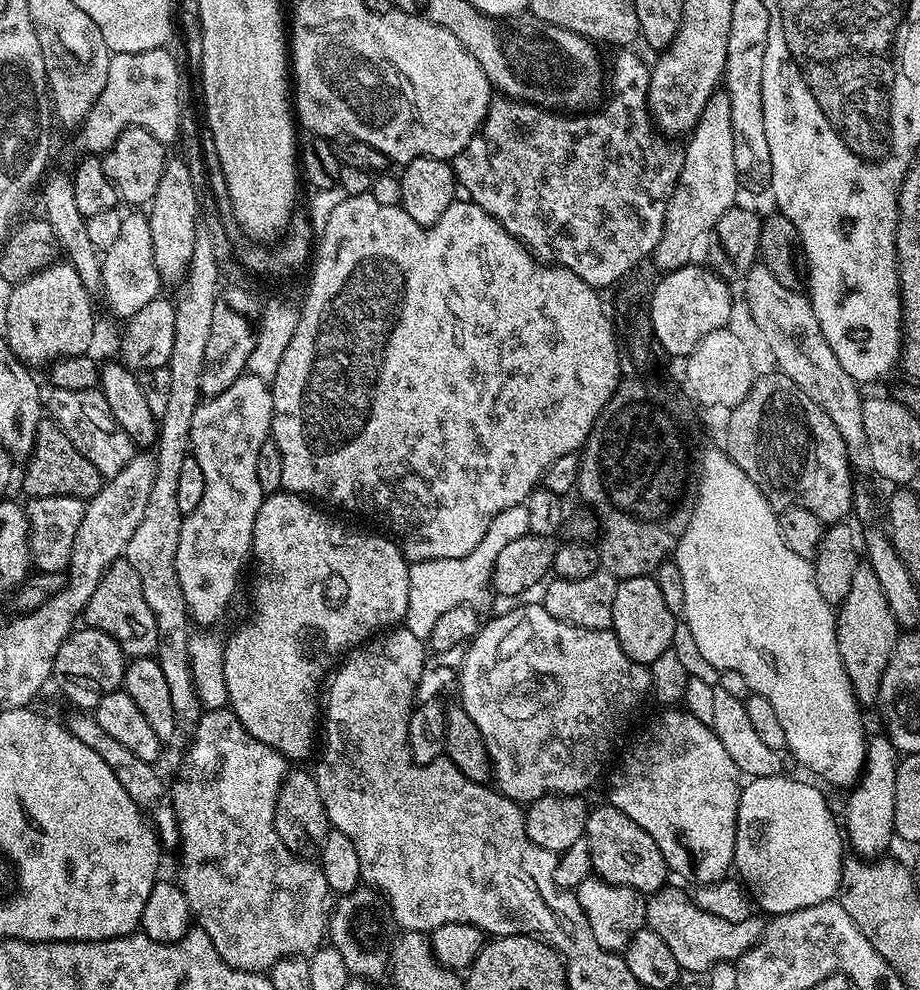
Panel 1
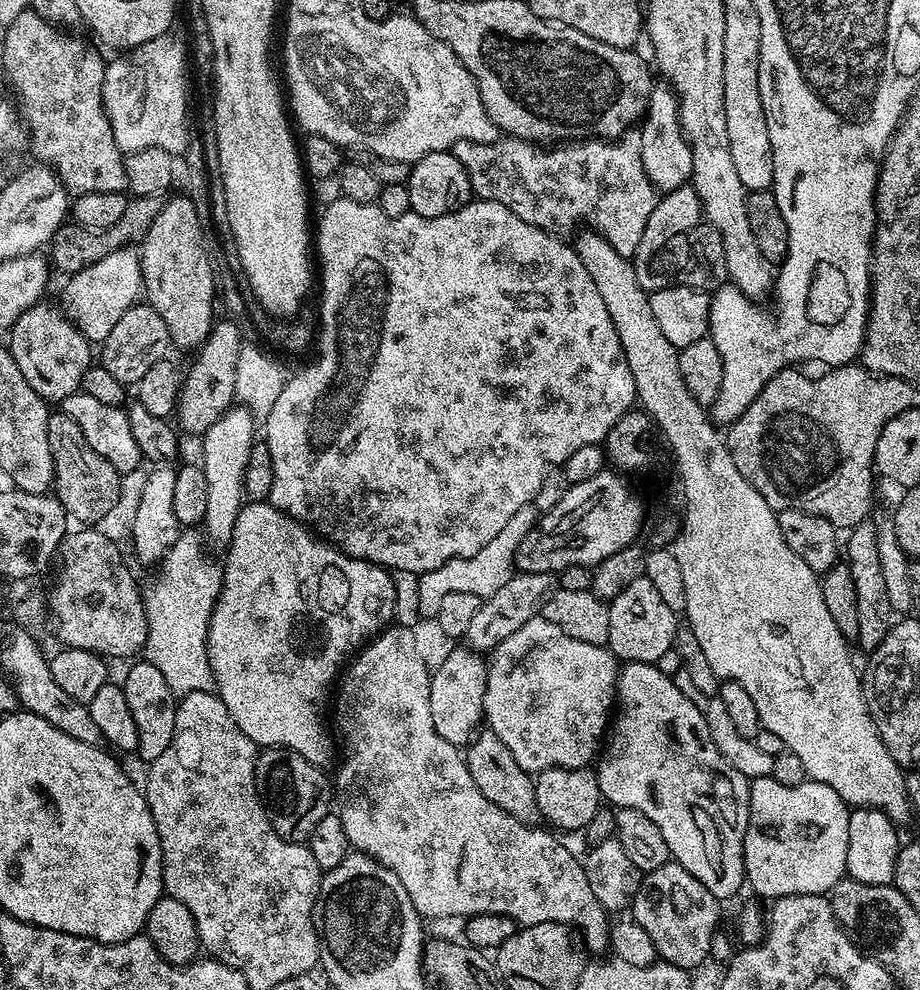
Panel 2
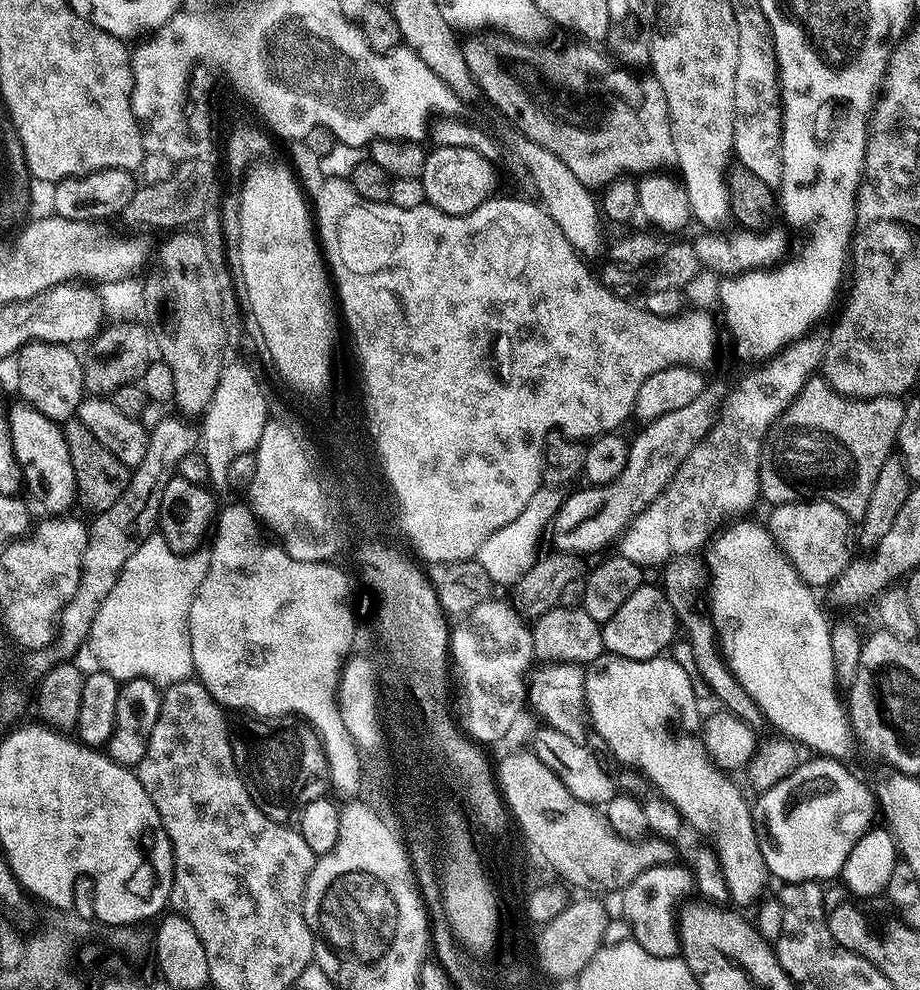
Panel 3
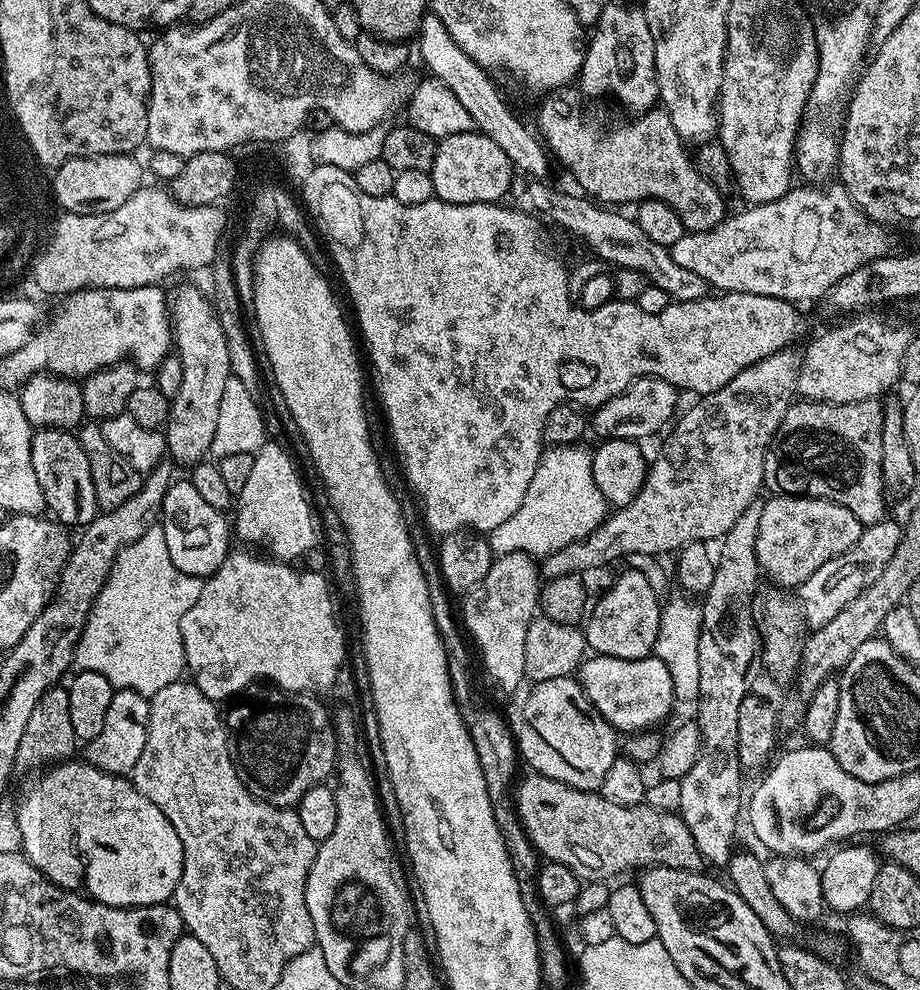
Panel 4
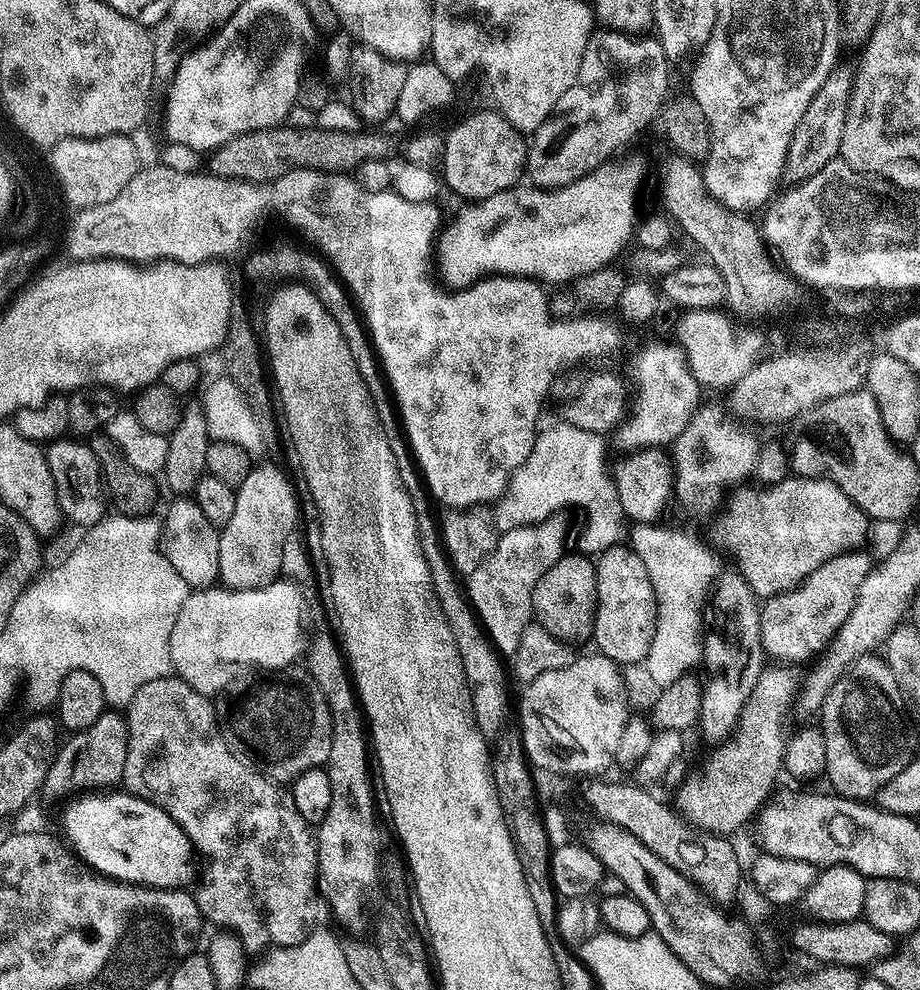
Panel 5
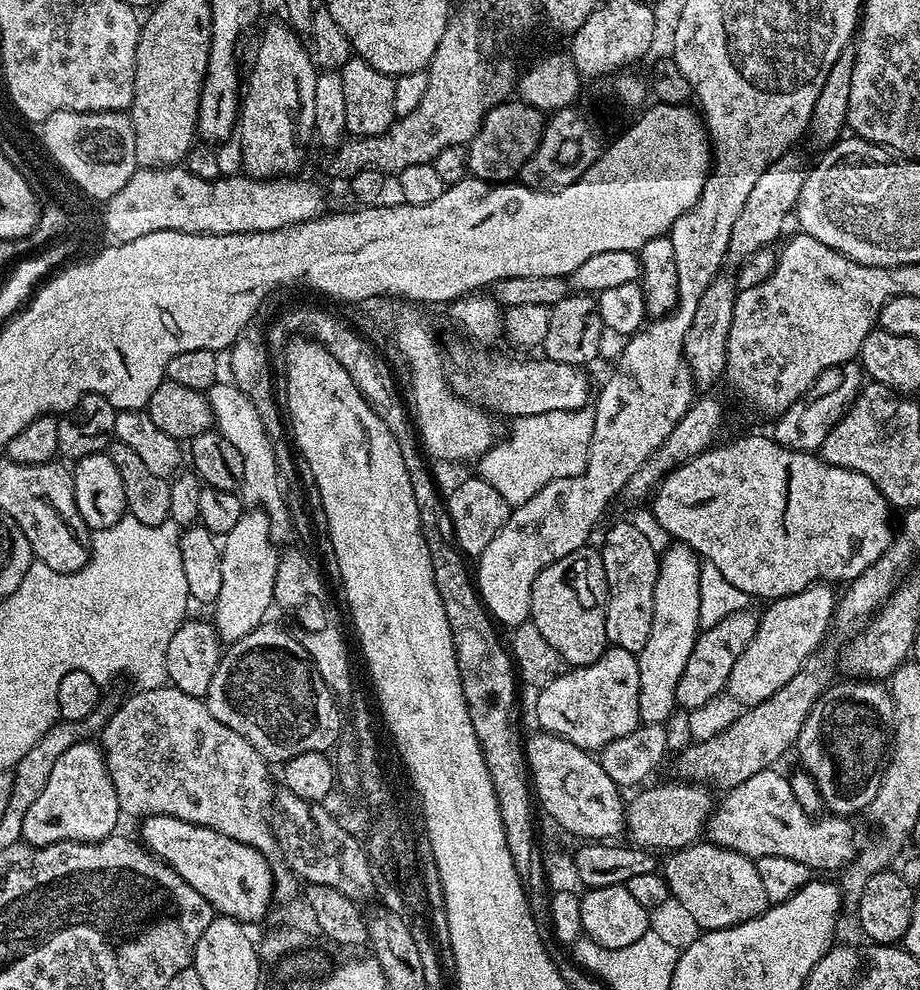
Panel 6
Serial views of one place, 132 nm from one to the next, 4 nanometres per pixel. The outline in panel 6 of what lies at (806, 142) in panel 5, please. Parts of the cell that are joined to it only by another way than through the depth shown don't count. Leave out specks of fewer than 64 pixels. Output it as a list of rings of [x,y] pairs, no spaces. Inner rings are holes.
[[[789,150],[783,152],[758,177],[758,182],[754,182],[750,195],[747,196],[738,218],[734,221],[734,234],[730,234],[730,246],[726,257],[729,265],[744,265],[761,248],[775,245],[775,240],[781,239],[780,231],[784,228],[784,219],[787,216],[789,219],[790,213],[796,207],[805,175],[806,163],[804,164],[803,158],[796,153],[796,150]]]

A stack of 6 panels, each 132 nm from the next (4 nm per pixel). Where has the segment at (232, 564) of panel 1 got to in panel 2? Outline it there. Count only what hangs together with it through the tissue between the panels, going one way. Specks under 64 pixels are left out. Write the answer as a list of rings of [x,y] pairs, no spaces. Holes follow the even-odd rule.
[[[233,406],[218,418],[218,422],[214,422],[214,426],[210,426],[210,430],[204,433],[202,443],[204,443],[204,460],[202,459],[202,467],[206,474],[206,514],[202,521],[203,535],[208,535],[207,543],[227,545],[232,539],[232,531],[234,530],[234,522],[238,518],[240,509],[245,503],[244,494],[244,471],[246,470],[246,460],[250,458],[250,450],[254,443],[252,435],[258,432],[258,424],[251,412],[243,406]]]

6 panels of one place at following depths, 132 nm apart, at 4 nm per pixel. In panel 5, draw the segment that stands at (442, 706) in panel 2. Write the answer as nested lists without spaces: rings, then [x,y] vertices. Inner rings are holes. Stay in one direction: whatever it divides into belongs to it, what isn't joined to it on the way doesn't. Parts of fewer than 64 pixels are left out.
[[[563,515],[548,516],[540,524],[522,526],[518,530],[500,533],[500,541],[494,546],[494,550],[477,568],[470,573],[466,580],[466,595],[476,609],[481,624],[484,626],[492,645],[501,657],[510,658],[518,650],[518,642],[522,638],[522,630],[530,623],[533,623],[532,595],[534,586],[538,586],[538,578],[554,566],[566,555],[564,543],[568,540],[568,524],[563,520]]]

